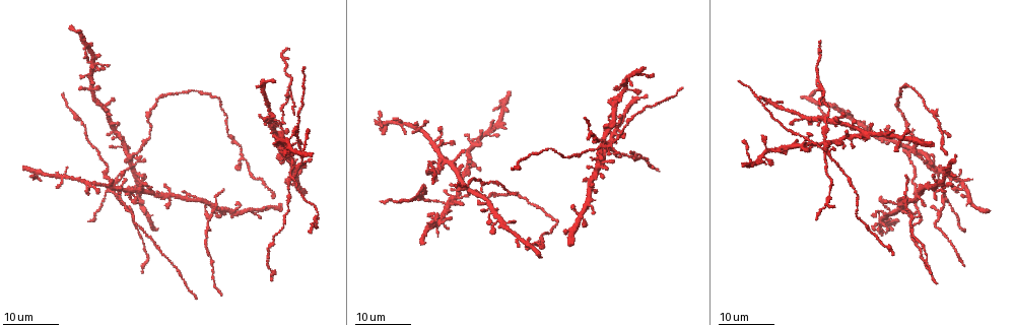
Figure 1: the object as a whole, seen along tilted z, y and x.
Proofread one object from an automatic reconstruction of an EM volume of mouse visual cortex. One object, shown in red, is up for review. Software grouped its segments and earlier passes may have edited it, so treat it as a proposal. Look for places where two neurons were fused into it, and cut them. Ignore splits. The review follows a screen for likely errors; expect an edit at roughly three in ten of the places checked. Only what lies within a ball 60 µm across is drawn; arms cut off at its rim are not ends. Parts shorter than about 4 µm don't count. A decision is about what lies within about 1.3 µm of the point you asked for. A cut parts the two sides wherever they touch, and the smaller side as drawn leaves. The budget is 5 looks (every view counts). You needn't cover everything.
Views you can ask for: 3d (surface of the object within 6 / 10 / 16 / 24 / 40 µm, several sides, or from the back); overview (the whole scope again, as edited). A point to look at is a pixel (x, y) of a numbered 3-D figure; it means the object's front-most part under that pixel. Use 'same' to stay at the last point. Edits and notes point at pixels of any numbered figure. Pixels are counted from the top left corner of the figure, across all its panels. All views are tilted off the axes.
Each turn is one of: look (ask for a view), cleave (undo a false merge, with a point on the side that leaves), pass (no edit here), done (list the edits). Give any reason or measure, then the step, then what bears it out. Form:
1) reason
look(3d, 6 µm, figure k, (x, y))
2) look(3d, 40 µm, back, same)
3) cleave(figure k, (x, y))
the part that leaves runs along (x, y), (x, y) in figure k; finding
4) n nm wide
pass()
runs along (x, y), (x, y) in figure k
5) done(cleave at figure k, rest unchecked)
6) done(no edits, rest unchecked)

look(3d, 24 µm, figure 1, (111, 192))

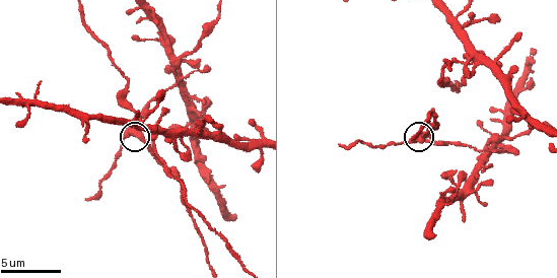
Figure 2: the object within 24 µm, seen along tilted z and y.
closer look
look(3d, 10 µm, figure 2, (422, 138))

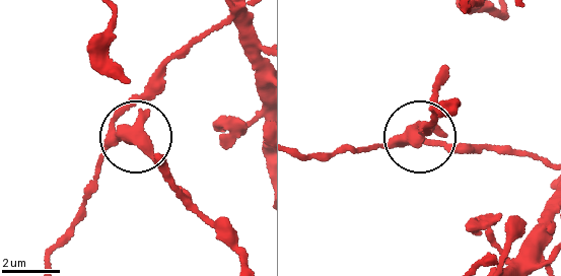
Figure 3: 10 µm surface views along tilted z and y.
cleave(figure 3, (149, 112))
the part that leaves runs along (124, 141), (142, 150), (240, 259) in figure 3; two neurons meet here

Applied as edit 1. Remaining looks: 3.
arms part here
look(3d, 16 µm, figure 2, (483, 159))

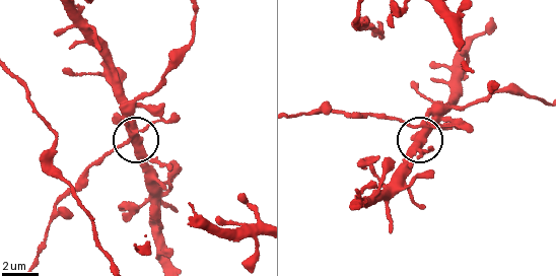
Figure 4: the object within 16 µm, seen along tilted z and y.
look(3d, 16 µm, back, figure 4, (418, 137))

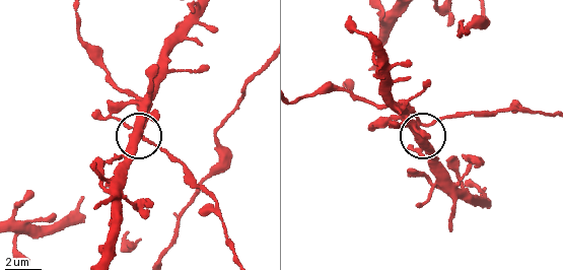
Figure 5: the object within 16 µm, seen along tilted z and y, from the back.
3 arms
pass()
all the same neuron

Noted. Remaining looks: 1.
done(cleave at figure 3, rest unchecked)

